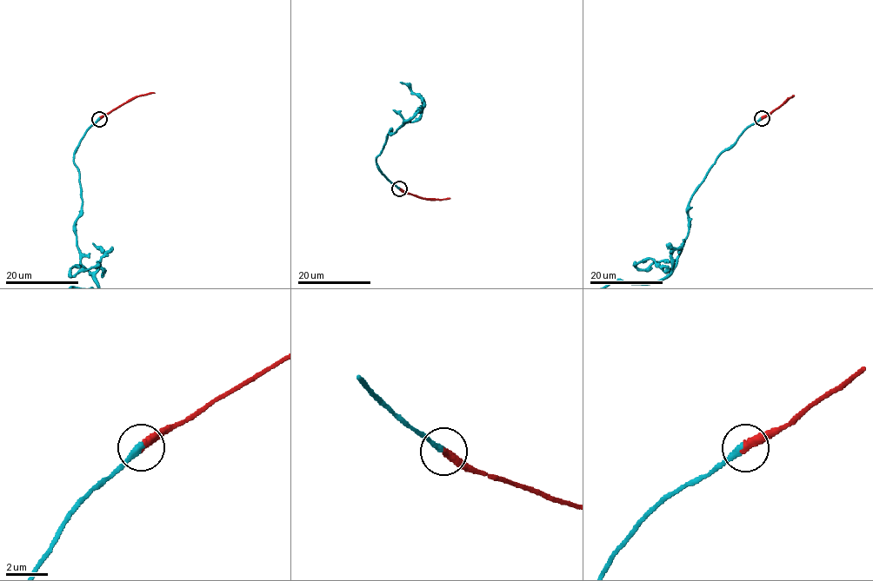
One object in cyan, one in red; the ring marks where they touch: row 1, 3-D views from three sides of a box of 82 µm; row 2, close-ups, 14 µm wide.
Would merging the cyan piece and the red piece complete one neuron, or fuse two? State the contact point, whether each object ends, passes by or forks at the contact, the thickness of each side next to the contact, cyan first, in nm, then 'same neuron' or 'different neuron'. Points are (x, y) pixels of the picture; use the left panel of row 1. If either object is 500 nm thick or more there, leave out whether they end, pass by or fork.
(99, 119) | cyan ends | red ends | 320/360 nm | same neuron

